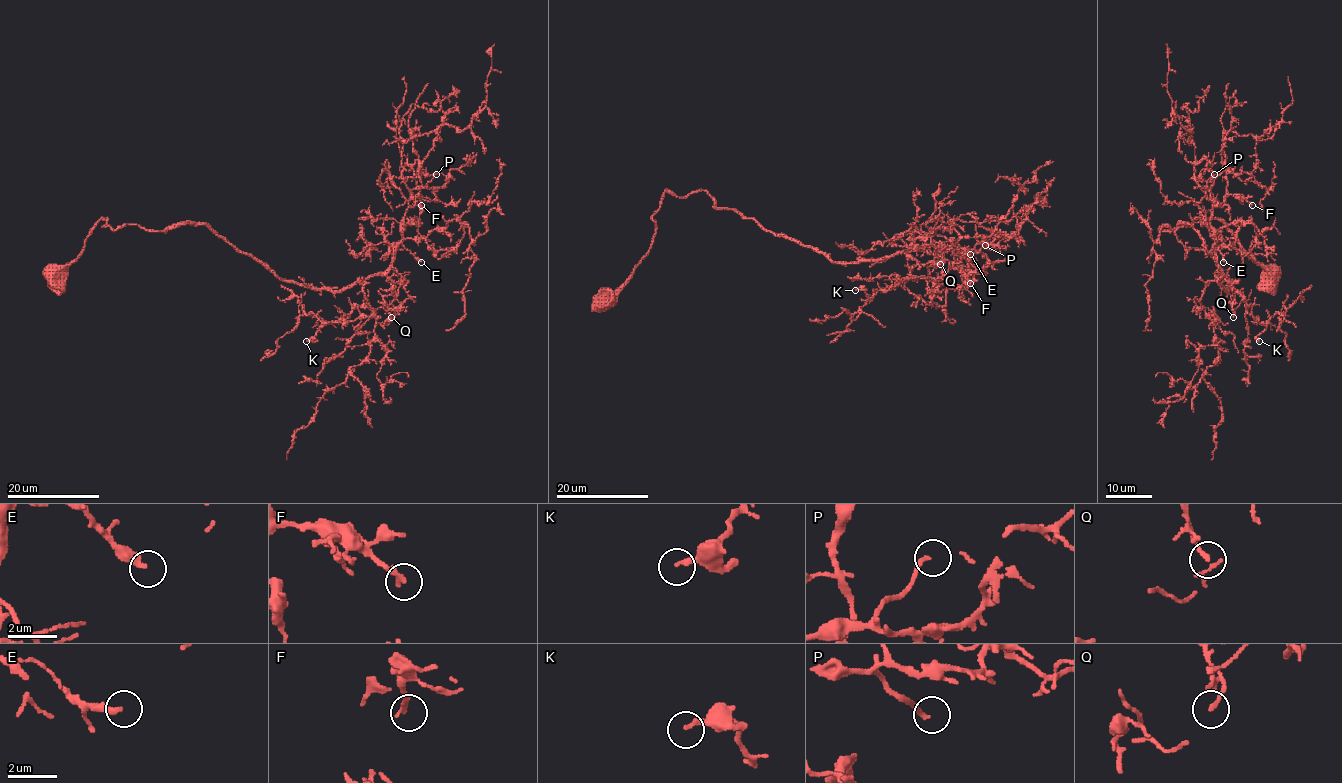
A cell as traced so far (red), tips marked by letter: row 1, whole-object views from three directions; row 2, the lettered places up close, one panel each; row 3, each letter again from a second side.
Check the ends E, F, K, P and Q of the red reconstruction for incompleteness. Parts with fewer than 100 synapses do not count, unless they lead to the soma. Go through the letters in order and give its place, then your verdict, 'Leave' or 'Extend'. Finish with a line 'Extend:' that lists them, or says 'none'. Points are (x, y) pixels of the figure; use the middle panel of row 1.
E: Place: (970, 254). Extend
F: Place: (970, 283). Leave
K: Place: (855, 290). Leave
P: Place: (985, 245). Extend
Q: Place: (940, 264). Leave
Extend: E, P

